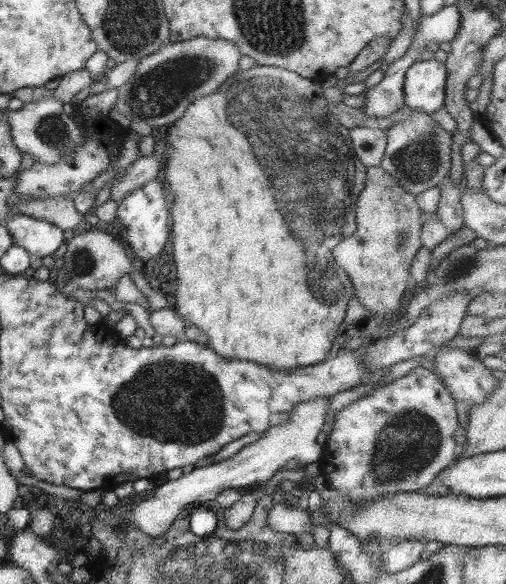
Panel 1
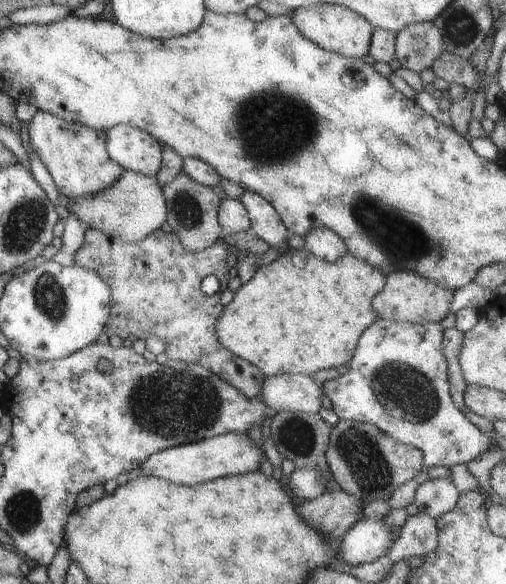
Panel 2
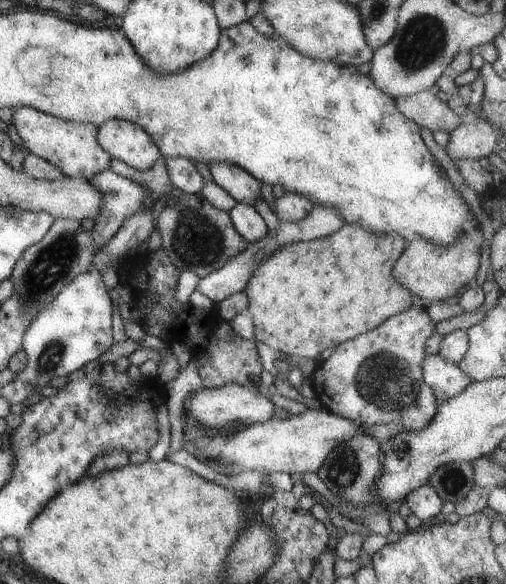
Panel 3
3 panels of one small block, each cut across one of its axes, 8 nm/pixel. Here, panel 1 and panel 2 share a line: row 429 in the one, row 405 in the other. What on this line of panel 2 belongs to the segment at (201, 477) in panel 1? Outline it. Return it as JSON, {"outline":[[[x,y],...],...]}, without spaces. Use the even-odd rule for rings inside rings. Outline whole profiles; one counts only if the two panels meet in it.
{"outline":[[[285,373],[265,377],[258,398],[274,413],[301,411],[313,414],[321,406],[323,393],[322,385],[310,375]]]}

